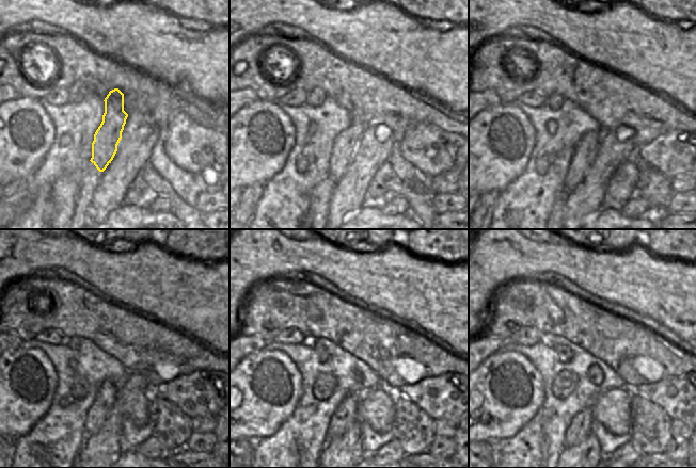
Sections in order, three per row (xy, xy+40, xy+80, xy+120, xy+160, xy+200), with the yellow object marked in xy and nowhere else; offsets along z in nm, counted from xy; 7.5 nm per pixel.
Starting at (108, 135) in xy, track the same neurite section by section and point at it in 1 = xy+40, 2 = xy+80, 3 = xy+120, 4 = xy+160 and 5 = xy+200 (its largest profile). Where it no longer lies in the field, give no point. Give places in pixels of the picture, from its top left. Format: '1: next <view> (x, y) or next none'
1: next xy+40 (344, 146)
2: next xy+80 (584, 154)
3: next xy+120 (107, 392)
4: next xy+160 (345, 415)
5: next xy+200 (580, 428)

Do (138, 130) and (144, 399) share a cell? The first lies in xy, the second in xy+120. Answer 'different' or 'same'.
different

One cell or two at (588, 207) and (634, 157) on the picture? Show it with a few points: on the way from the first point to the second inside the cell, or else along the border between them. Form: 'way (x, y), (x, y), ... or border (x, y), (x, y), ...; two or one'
border (634, 146), (627, 160); two

